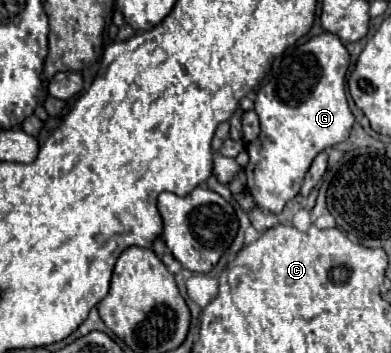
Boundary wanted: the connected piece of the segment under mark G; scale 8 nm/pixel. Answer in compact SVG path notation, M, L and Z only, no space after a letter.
M322 32L310 38L308 42L290 48L290 52L284 54L284 58L278 62L278 68L272 72L270 80L258 90L254 110L260 116L262 132L258 140L248 144L246 148L250 154L250 162L246 166L246 176L248 176L246 188L254 196L258 208L268 210L272 214L280 214L284 204L300 192L304 174L310 168L316 154L348 138L350 128L354 124L354 114L348 108L346 86L344 86L348 64L350 64L350 54L342 44L342 40L332 32Z

